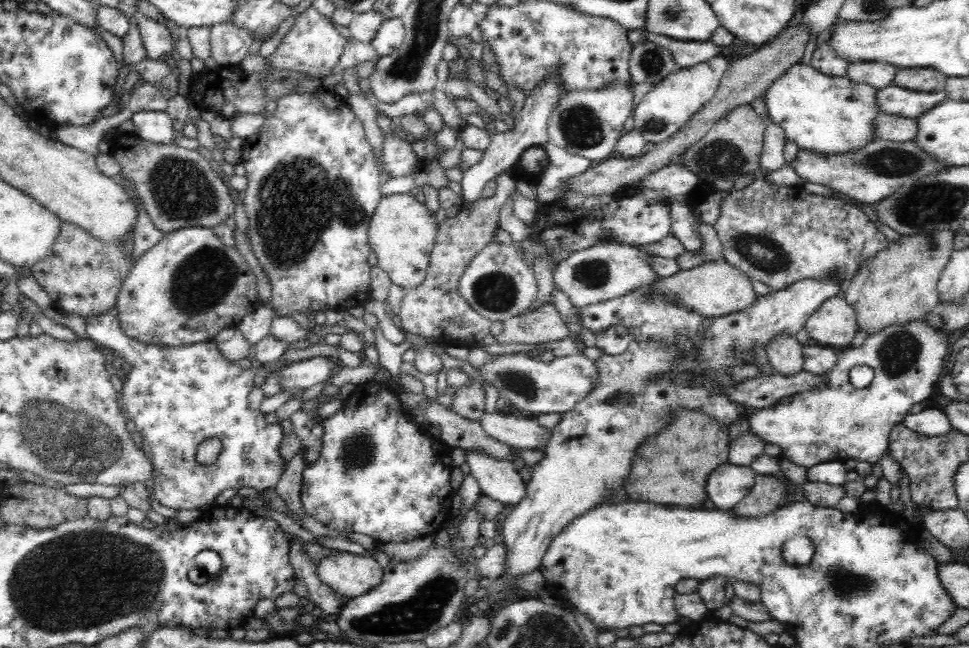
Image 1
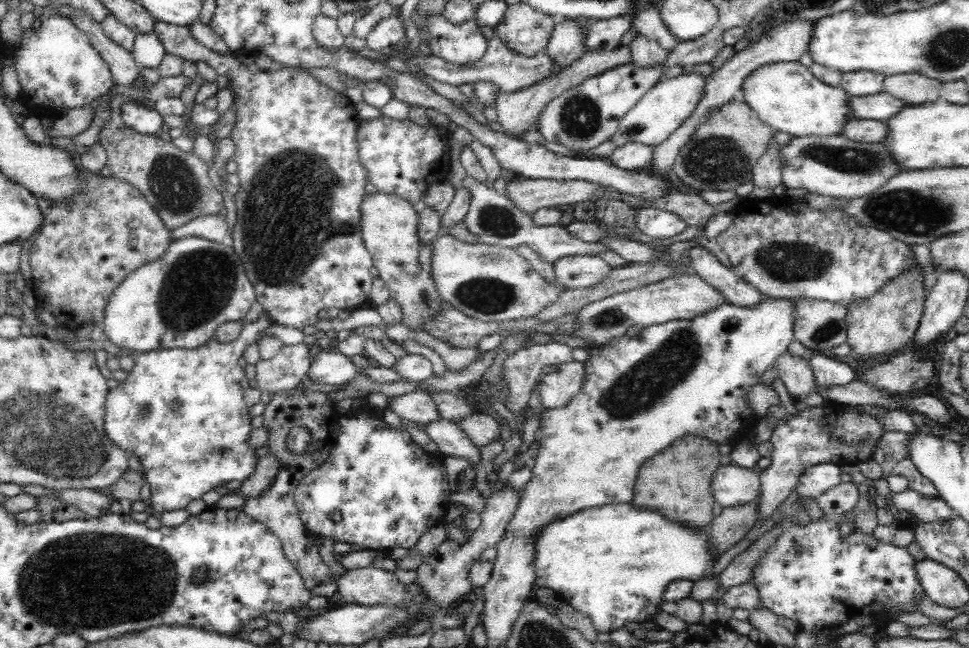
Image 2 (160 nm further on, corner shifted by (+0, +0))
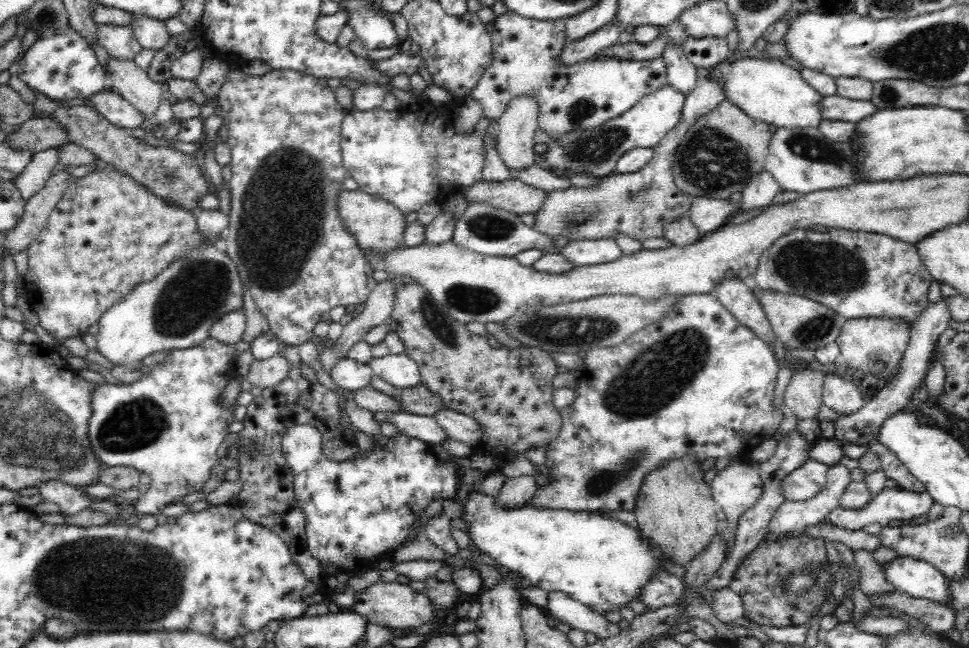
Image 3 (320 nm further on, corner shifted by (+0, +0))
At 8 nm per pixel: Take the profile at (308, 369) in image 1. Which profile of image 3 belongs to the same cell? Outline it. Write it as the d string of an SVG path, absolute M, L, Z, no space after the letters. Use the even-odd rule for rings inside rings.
M348 357L332 368L331 377L338 387L353 392L370 386L373 372L369 365L357 364Z

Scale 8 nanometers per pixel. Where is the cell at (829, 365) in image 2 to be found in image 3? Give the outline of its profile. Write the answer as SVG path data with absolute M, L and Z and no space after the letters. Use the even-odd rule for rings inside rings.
M824 371L824 375L823 404L836 413L836 418L854 414L864 406L865 401L862 399L862 394L852 381L846 381L844 377L831 371Z

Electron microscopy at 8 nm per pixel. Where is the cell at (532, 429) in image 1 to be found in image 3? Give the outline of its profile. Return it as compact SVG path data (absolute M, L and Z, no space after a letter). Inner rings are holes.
M442 408L430 417L440 426L440 430L446 433L447 438L464 442L470 446L477 444L476 440L480 438L480 425L464 413Z

